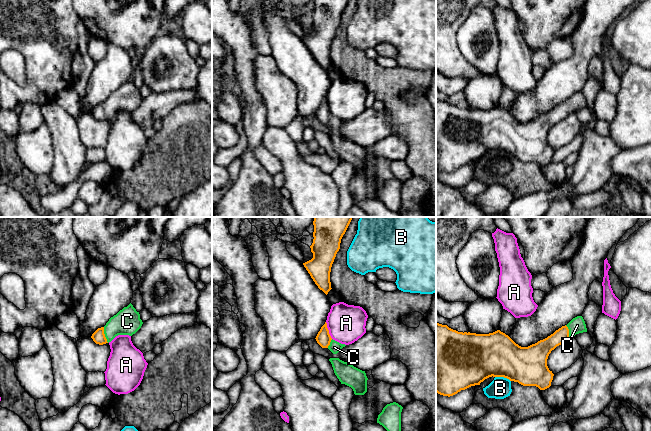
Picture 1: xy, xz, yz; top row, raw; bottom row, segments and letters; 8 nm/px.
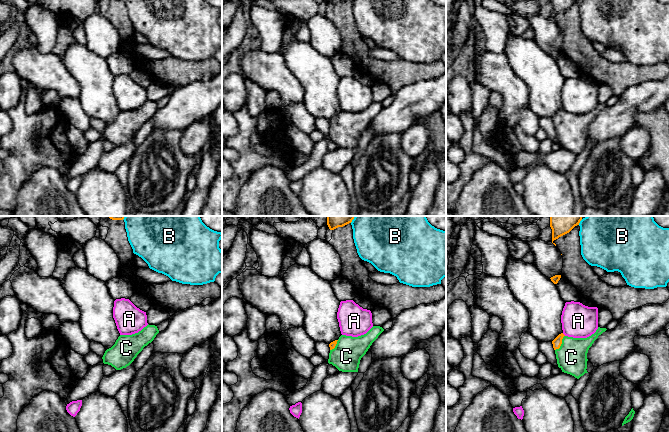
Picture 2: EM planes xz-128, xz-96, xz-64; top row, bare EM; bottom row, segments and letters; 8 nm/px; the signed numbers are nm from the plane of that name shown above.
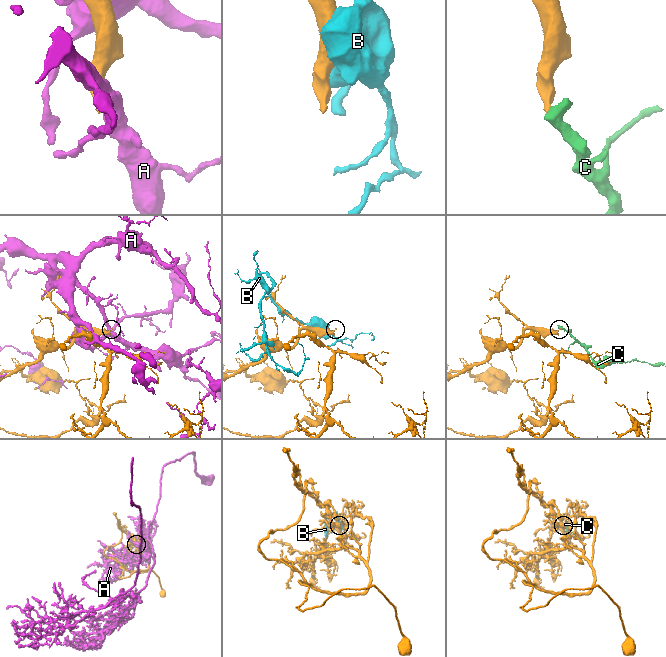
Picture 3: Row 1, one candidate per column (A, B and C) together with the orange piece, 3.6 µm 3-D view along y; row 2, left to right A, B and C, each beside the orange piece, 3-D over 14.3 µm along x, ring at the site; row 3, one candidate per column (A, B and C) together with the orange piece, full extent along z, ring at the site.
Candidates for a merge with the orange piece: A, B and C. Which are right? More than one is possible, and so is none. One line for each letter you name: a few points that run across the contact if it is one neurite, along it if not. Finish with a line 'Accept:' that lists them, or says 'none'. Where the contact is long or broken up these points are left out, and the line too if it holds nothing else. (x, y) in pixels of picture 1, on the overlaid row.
C: line xy (98, 336), (104, 335), (115, 326), (127, 321)
Accept: C

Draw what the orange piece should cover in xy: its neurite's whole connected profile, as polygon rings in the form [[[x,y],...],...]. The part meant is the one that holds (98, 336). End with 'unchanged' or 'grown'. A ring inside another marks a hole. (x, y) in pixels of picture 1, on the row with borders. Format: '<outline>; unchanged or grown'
[[[130,303],[111,317],[104,327],[98,328],[91,336],[96,344],[111,342],[118,335],[135,334],[142,326],[139,312]]]; grown

